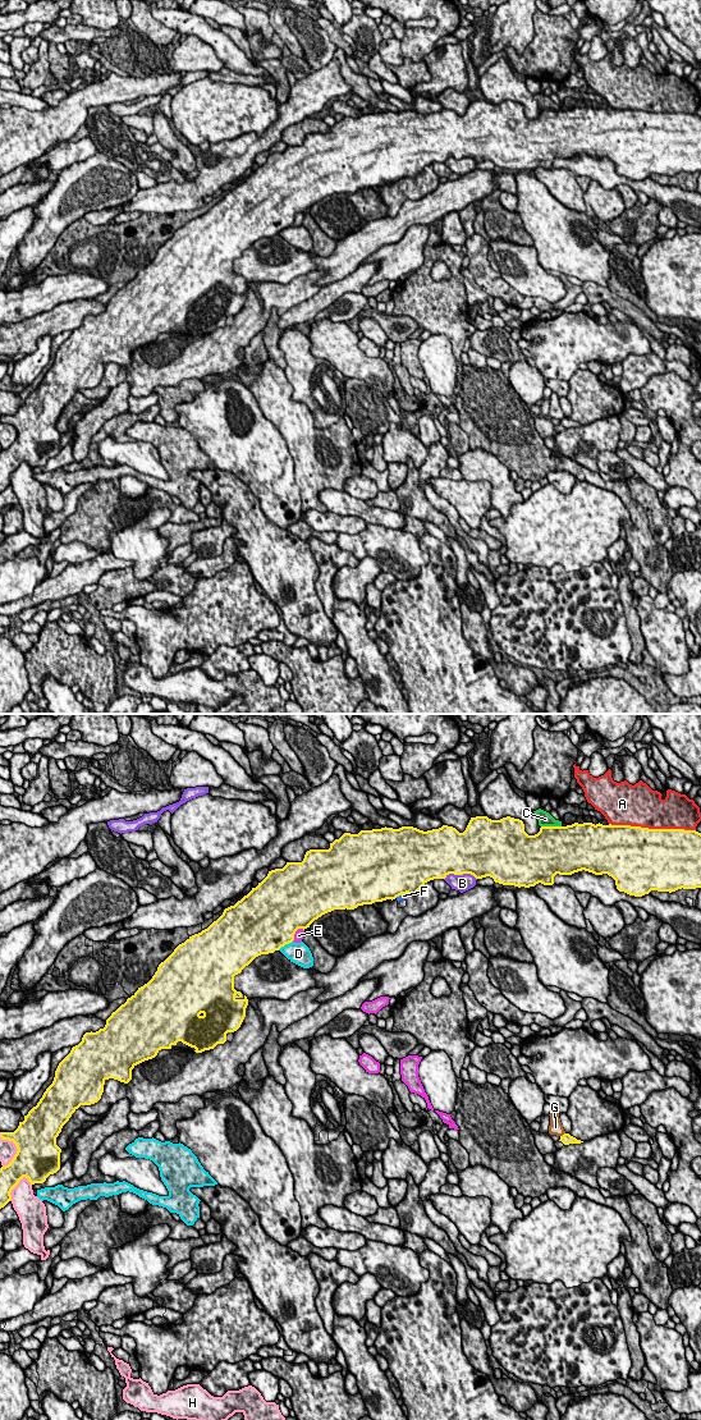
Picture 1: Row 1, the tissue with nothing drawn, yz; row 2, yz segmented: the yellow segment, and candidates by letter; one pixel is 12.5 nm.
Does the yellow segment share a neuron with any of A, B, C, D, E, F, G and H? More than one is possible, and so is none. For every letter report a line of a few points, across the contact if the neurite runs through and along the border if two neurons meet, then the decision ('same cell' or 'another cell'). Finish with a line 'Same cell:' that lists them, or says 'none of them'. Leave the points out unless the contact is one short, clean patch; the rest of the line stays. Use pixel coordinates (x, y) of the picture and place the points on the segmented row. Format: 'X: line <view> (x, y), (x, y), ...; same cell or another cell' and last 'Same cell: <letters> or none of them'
A: another cell
B: another cell
C: another cell
D: another cell
E: another cell
F: line yz (408, 893), (395, 897); another cell
G: another cell
H: another cell
Same cell: none of them

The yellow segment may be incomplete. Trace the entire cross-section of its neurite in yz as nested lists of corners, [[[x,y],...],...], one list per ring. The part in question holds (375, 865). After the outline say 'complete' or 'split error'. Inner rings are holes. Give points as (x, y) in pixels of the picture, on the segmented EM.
[[[476,816],[471,817],[466,830],[459,833],[455,828],[443,825],[439,829],[432,830],[420,830],[413,826],[402,826],[399,829],[393,828],[381,828],[381,829],[372,829],[372,830],[361,830],[358,834],[344,833],[339,839],[335,839],[330,843],[329,849],[310,849],[306,852],[304,858],[302,862],[287,862],[283,869],[275,869],[269,871],[267,876],[258,883],[256,888],[244,895],[240,901],[238,901],[234,906],[230,906],[224,910],[223,915],[214,921],[207,929],[202,930],[198,934],[189,936],[184,943],[179,944],[174,952],[159,965],[157,971],[152,976],[152,979],[145,984],[143,986],[138,988],[138,990],[127,999],[124,1004],[122,1004],[111,1016],[106,1020],[106,1025],[104,1029],[100,1029],[96,1032],[86,1032],[82,1037],[82,1041],[73,1046],[70,1053],[59,1063],[55,1077],[52,1084],[46,1089],[42,1098],[33,1107],[27,1116],[24,1116],[24,1121],[19,1122],[18,1128],[14,1132],[0,1132],[1,1140],[13,1141],[18,1149],[17,1154],[12,1159],[8,1165],[3,1165],[0,1168],[0,1209],[4,1208],[12,1200],[12,1190],[19,1183],[19,1181],[26,1177],[31,1185],[35,1183],[43,1183],[50,1174],[56,1173],[60,1169],[60,1153],[61,1149],[56,1145],[56,1137],[61,1132],[63,1126],[69,1121],[72,1114],[81,1107],[81,1105],[91,1105],[97,1103],[101,1099],[104,1093],[105,1081],[109,1078],[118,1080],[120,1082],[128,1084],[132,1080],[132,1069],[148,1059],[152,1059],[157,1055],[161,1049],[173,1049],[173,1048],[182,1048],[188,1049],[193,1053],[202,1053],[210,1049],[214,1049],[217,1044],[224,1044],[226,1041],[226,1034],[237,1031],[244,1017],[246,1017],[246,1008],[248,1006],[247,997],[237,991],[234,989],[234,976],[240,974],[242,970],[248,966],[256,957],[261,954],[274,953],[279,951],[285,944],[289,944],[294,940],[294,934],[298,929],[307,929],[310,925],[321,917],[322,915],[331,912],[334,910],[354,910],[358,906],[363,904],[372,904],[375,902],[382,902],[386,899],[395,899],[402,894],[416,894],[427,881],[434,879],[445,879],[449,874],[454,875],[463,875],[471,874],[476,879],[482,879],[490,876],[494,879],[495,883],[503,885],[514,885],[514,887],[535,887],[536,884],[541,883],[544,885],[553,885],[554,876],[559,875],[572,875],[578,871],[588,871],[595,875],[608,874],[615,880],[617,889],[619,892],[624,892],[629,895],[642,897],[649,894],[651,890],[658,892],[675,892],[678,889],[696,889],[701,888],[701,833],[696,830],[684,830],[684,829],[649,829],[641,826],[631,826],[631,825],[603,825],[603,824],[592,824],[592,823],[583,823],[578,824],[574,823],[567,826],[541,826],[540,832],[535,835],[528,835],[524,832],[524,824],[519,819],[514,819],[510,816],[503,817],[500,820],[491,820],[487,816]]]; split error

